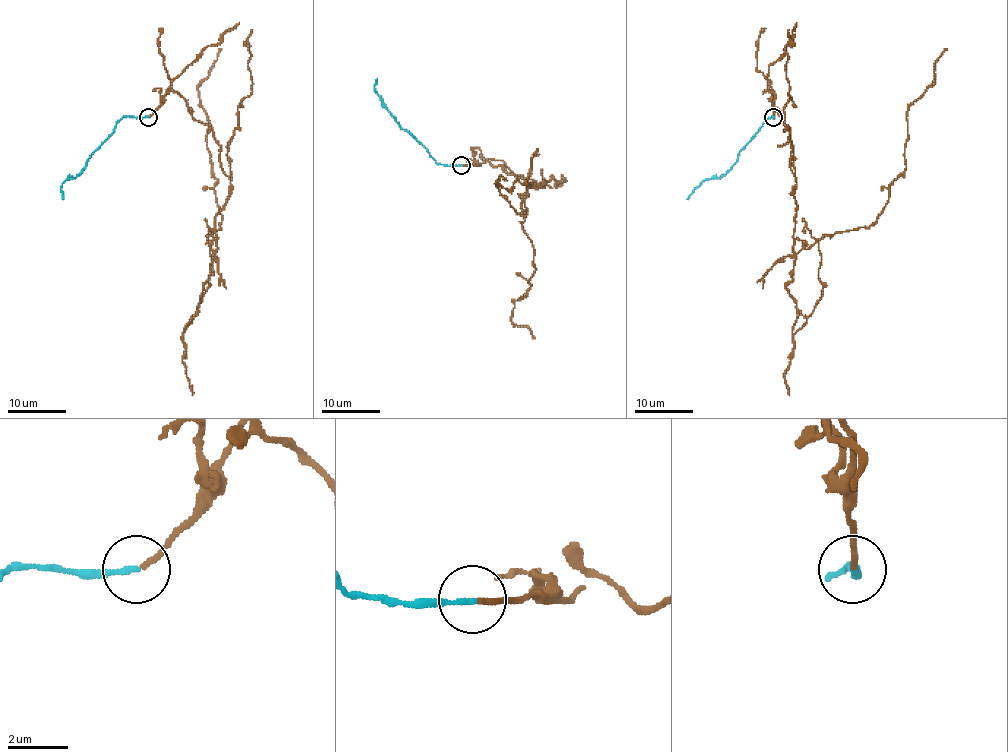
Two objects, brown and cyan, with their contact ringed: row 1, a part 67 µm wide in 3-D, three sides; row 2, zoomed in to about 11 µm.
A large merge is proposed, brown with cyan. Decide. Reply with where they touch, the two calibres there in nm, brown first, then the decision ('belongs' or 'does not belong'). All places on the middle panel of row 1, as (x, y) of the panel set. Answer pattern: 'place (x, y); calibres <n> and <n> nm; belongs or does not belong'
place (461, 165); calibres 180 and 170 nm; does not belong

